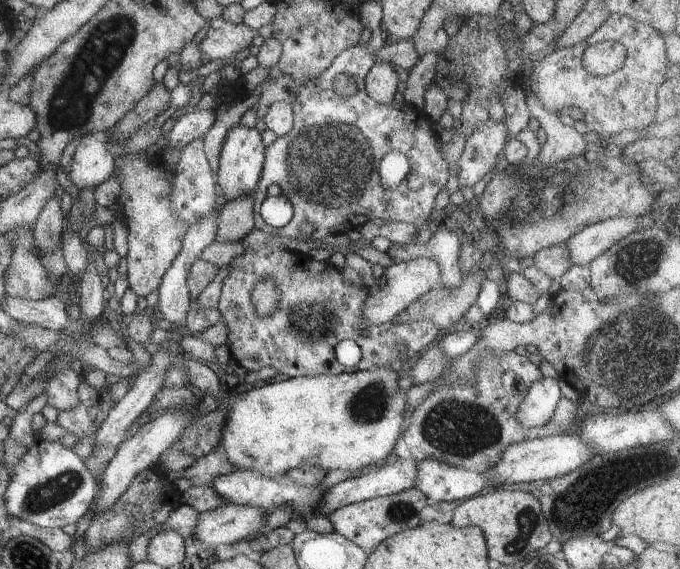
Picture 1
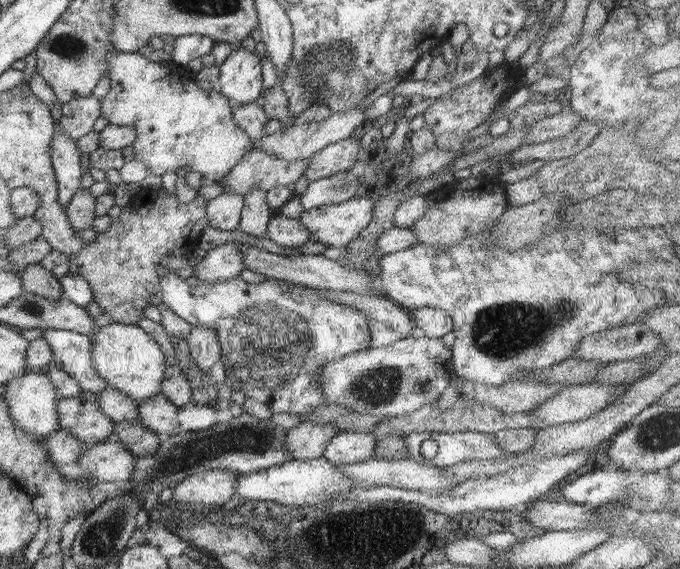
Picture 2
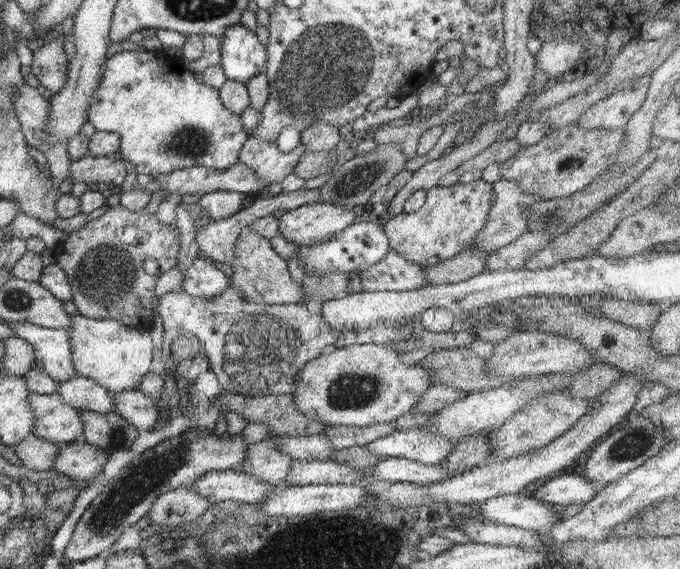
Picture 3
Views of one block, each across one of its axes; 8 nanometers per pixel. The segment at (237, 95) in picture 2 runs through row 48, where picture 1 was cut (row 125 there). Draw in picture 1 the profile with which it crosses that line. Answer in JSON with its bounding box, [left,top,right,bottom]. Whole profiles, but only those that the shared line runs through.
[217,123,267,201]

